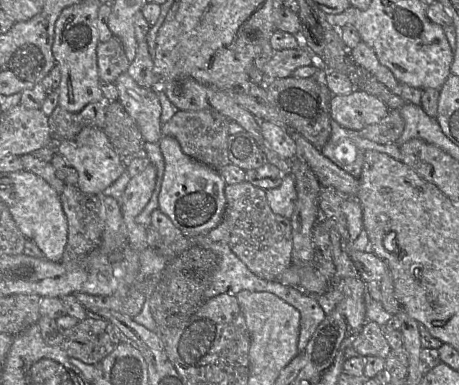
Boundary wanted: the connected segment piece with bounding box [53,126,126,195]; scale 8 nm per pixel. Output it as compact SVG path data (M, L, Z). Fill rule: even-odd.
M85 127L71 140L55 140L53 148L76 171L76 186L83 192L104 195L107 188L126 173L126 159L116 152L103 129Z

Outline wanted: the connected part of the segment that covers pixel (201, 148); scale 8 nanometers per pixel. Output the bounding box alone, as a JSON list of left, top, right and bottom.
[161,110,230,171]

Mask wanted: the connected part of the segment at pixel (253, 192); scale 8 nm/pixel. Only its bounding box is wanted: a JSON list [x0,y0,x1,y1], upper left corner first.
[207,181,292,281]

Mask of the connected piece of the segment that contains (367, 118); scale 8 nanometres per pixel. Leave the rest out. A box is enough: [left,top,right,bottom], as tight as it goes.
[330,89,389,131]

